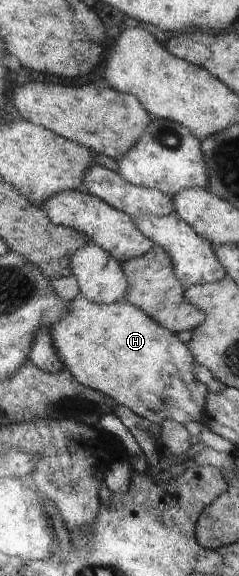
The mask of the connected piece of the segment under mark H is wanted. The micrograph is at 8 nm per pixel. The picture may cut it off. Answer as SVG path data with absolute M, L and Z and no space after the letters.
M77 296L70 301L68 306L66 306L66 314L64 314L64 318L60 320L60 324L52 330L51 337L52 340L54 340L54 348L56 348L58 356L62 358L64 366L74 374L74 378L80 384L102 392L102 394L112 398L116 404L122 404L123 406L126 406L126 408L130 408L130 410L132 410L134 414L140 416L140 418L144 418L144 420L148 420L148 422L152 422L152 424L160 425L161 422L166 419L185 424L188 422L201 421L202 418L206 416L206 395L208 388L194 376L193 371L195 361L192 352L188 352L188 350L190 350L188 344L182 344L182 342L180 342L180 346L178 346L179 341L177 334L170 332L168 328L164 328L164 326L160 326L160 324L156 324L154 318L150 318L146 312L138 310L138 307L128 303L126 300L120 300L118 302L113 302L112 304L100 304L90 302L82 296Z

